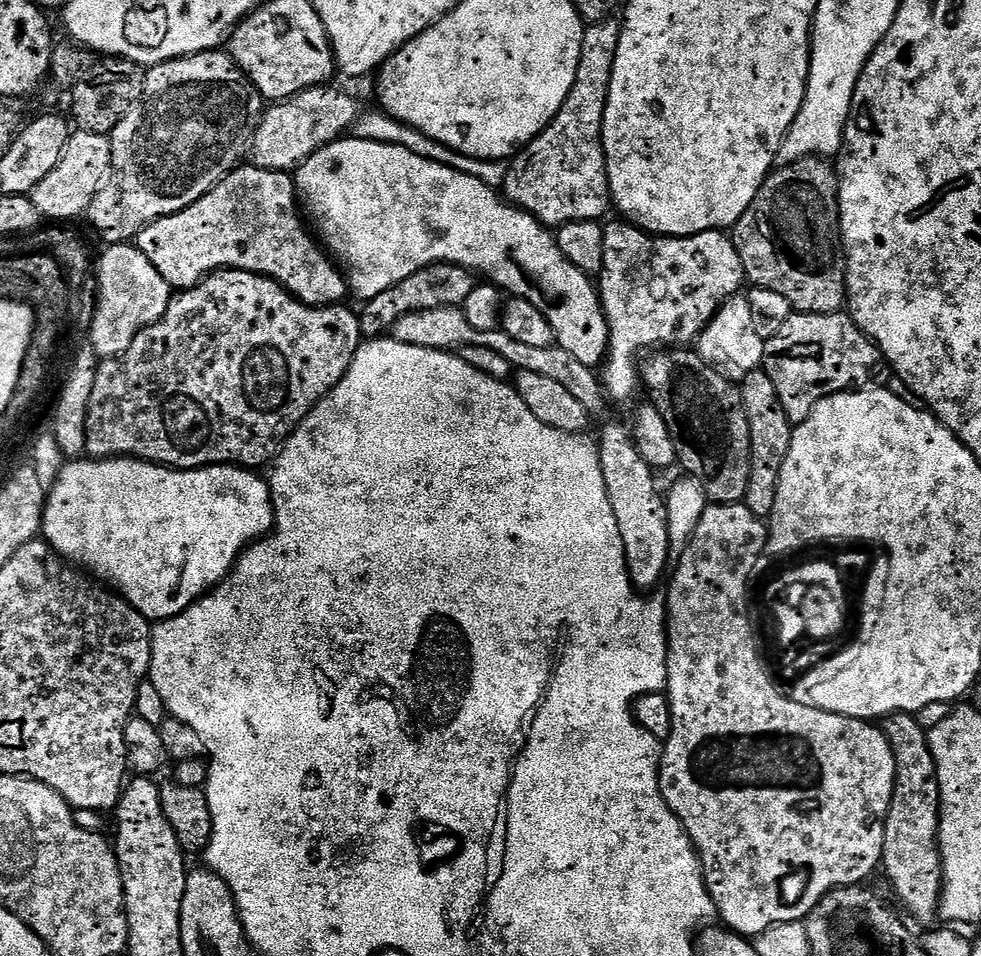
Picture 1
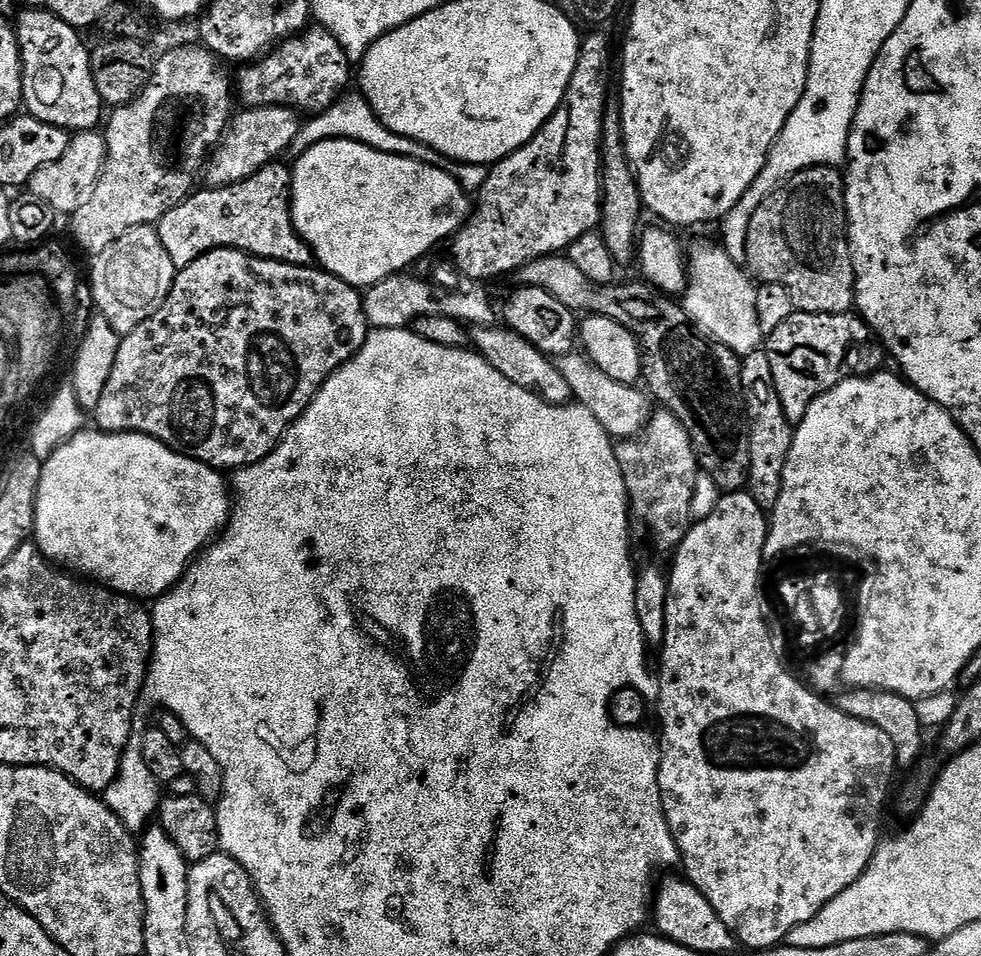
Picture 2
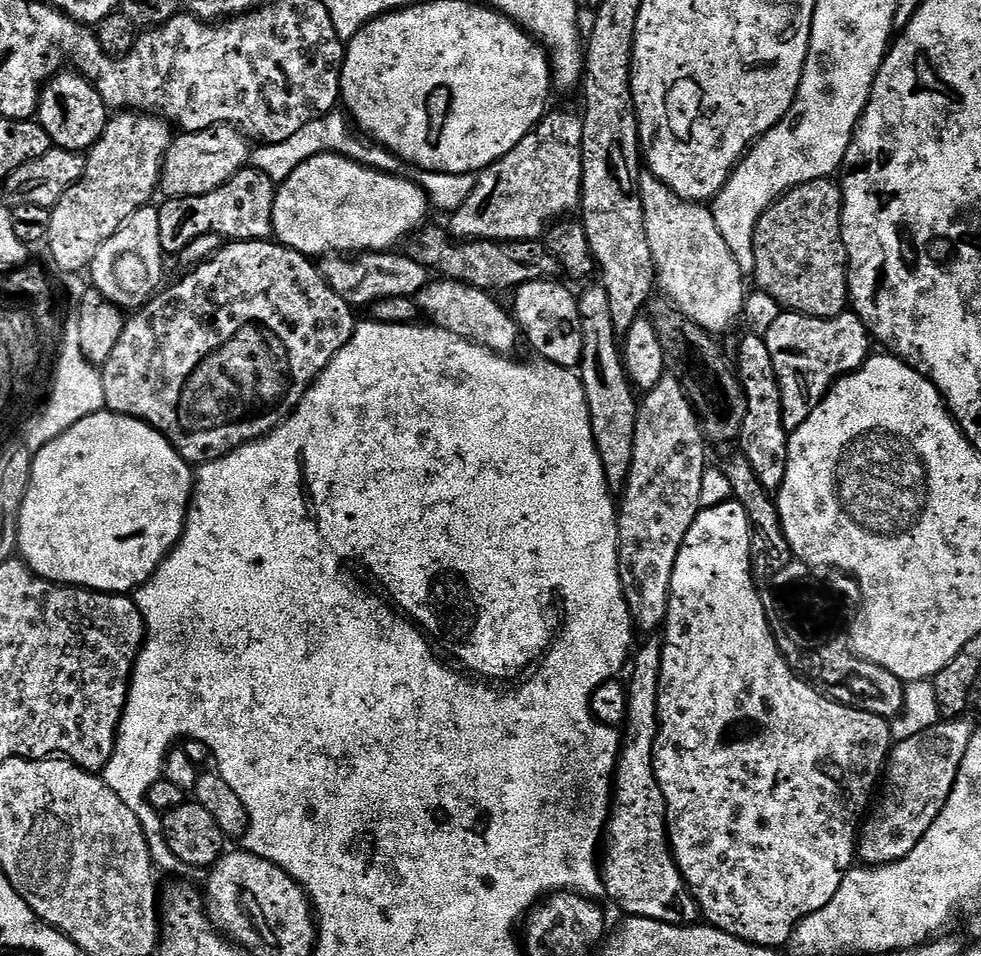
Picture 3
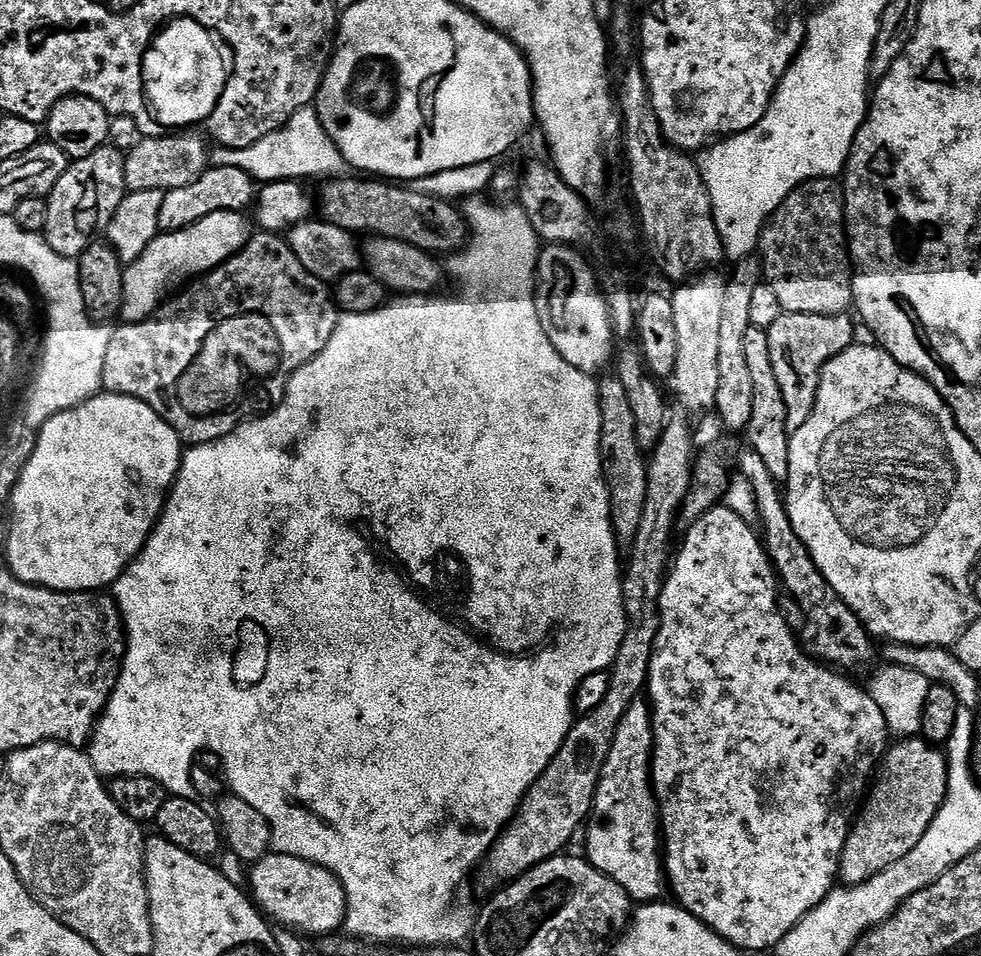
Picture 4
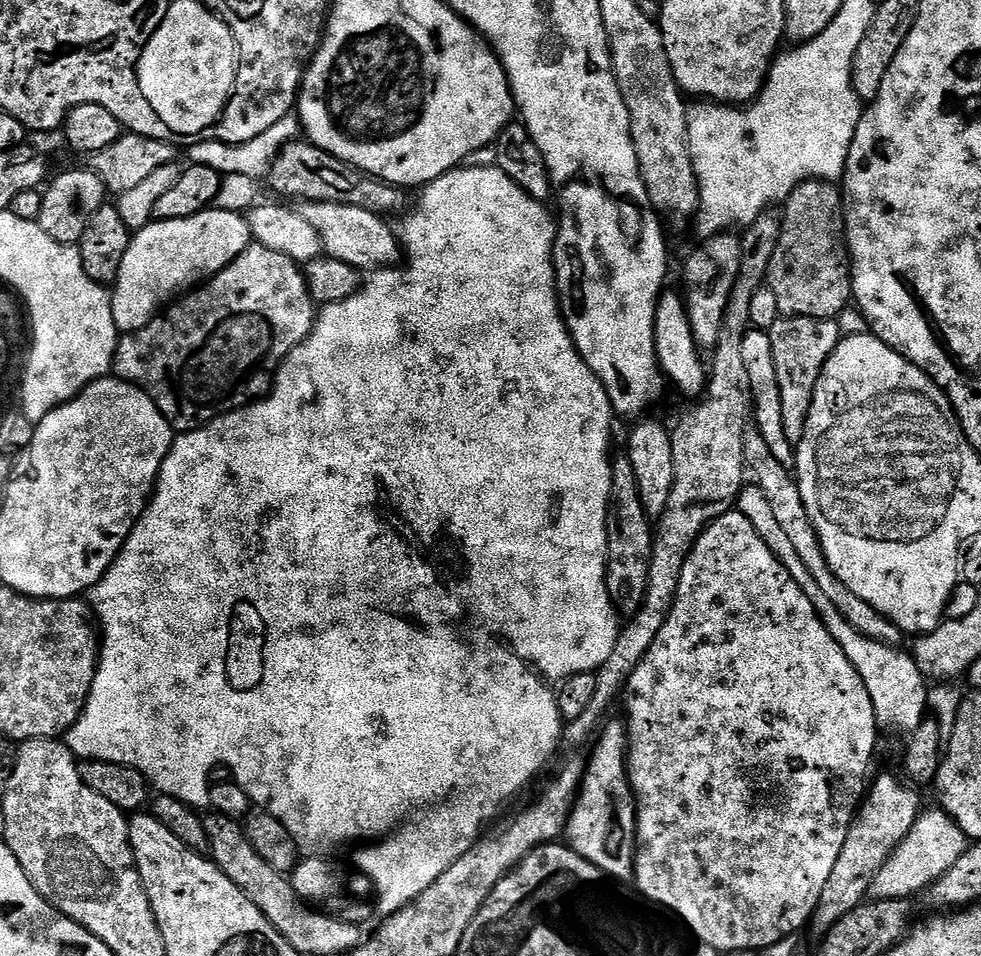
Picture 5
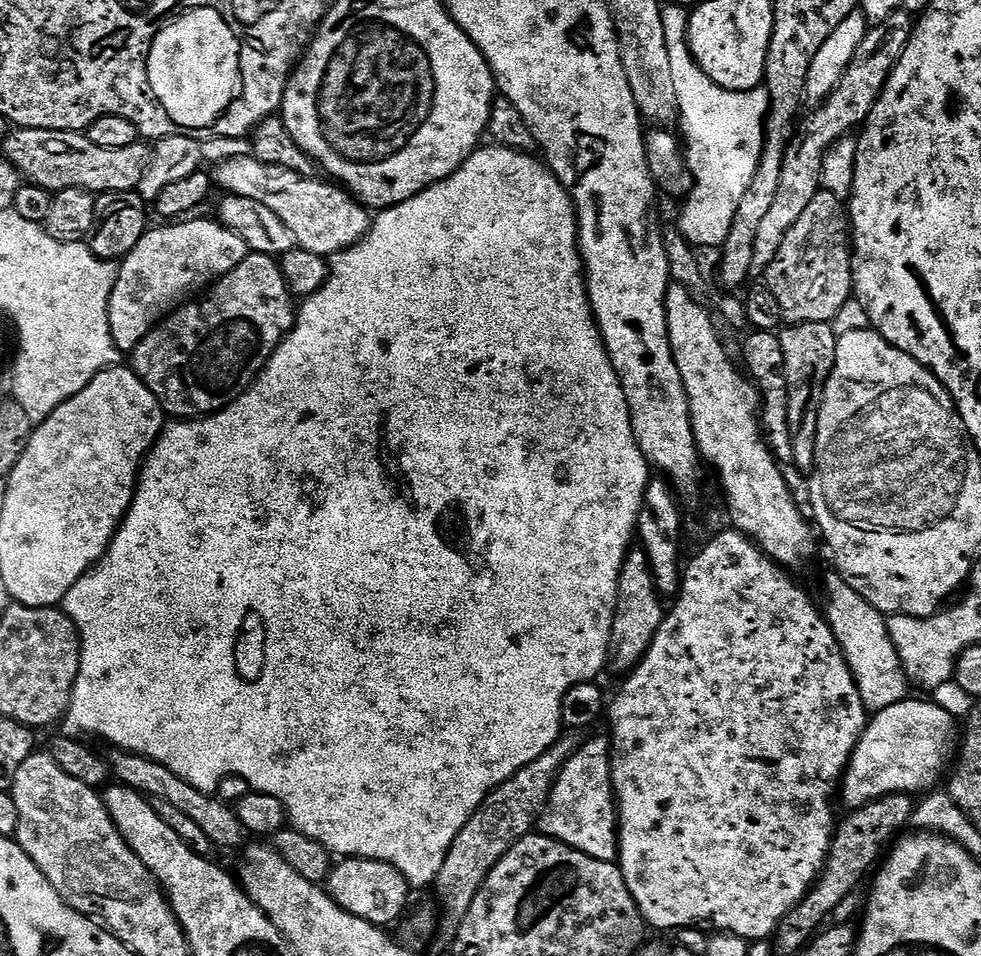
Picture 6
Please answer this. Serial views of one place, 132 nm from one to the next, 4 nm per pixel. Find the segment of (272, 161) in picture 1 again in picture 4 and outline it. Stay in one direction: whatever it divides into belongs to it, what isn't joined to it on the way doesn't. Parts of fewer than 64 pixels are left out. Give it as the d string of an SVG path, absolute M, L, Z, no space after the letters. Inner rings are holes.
M199 135L145 136L137 141L132 149L127 149L124 157L124 173L128 192L138 190L173 192L182 186L190 186L190 182L194 182L210 167L209 145Z

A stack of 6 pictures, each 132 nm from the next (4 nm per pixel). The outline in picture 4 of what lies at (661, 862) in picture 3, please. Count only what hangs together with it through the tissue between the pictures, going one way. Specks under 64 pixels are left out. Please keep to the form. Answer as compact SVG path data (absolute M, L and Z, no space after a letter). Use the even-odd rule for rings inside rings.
M647 699L630 702L618 730L614 746L606 754L606 766L598 782L592 814L586 821L586 859L606 873L636 902L656 902L666 892L662 863L662 836L658 831L658 805L652 791L652 709Z

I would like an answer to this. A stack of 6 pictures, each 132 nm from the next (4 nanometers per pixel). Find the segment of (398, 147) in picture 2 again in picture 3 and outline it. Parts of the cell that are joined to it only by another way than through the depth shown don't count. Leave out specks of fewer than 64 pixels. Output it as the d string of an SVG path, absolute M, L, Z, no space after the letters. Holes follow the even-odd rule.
M333 110L325 116L315 119L314 122L307 123L293 137L286 138L282 143L255 147L250 154L251 167L265 173L267 177L271 178L273 183L281 184L302 162L308 161L314 156L320 156L322 153L334 153L346 156L360 164L366 164L368 167L375 167L381 171L391 171L394 168L393 164L396 163L392 154L379 145L369 141L366 141L366 143L356 138L350 132L352 128L349 119L342 112L341 114L339 112L341 111Z

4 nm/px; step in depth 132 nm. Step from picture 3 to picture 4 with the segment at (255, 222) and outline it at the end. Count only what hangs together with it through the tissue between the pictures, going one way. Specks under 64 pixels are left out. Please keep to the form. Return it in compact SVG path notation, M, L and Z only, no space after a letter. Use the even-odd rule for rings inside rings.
M210 166L190 186L164 193L162 210L158 210L160 232L177 232L215 212L244 212L253 207L258 184L246 170L234 166Z

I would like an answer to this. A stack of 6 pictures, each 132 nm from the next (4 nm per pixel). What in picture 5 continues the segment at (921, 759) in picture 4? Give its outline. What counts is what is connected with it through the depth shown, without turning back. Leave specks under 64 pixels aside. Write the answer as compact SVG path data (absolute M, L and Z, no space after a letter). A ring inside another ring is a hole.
M880 776L877 780L875 777L857 808L850 830L846 834L846 842L842 845L842 854L838 854L838 862L834 862L834 870L830 873L829 881L825 883L818 906L808 923L809 930L816 936L815 939L823 939L838 921L863 903L878 870L882 869L883 863L906 838L906 834L909 834L910 828L920 816L922 805L920 796L916 793L919 791L897 776Z

